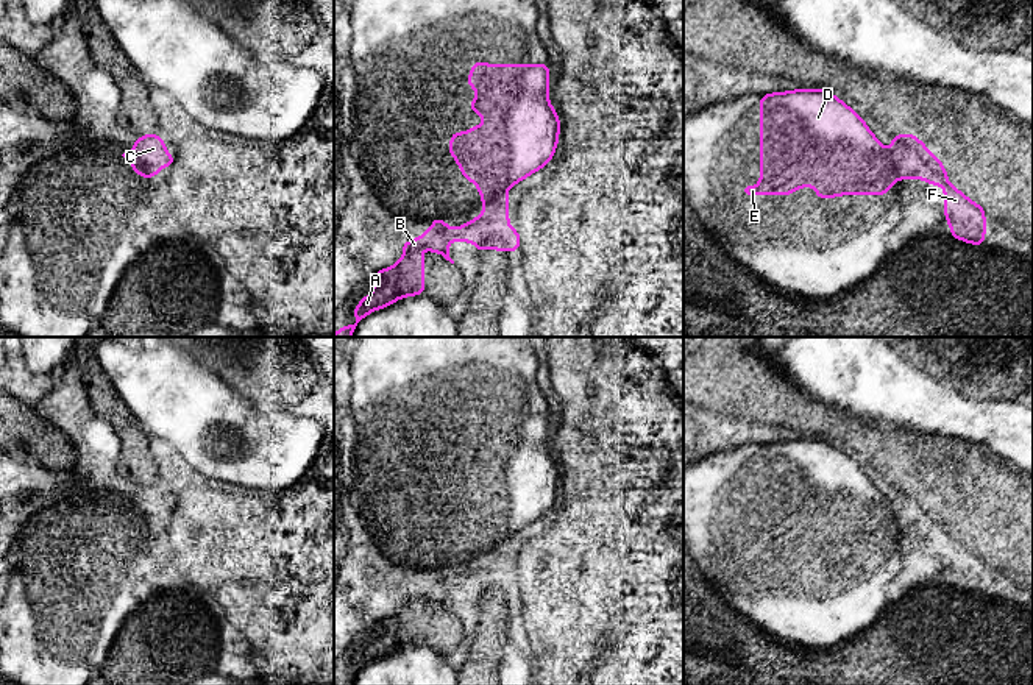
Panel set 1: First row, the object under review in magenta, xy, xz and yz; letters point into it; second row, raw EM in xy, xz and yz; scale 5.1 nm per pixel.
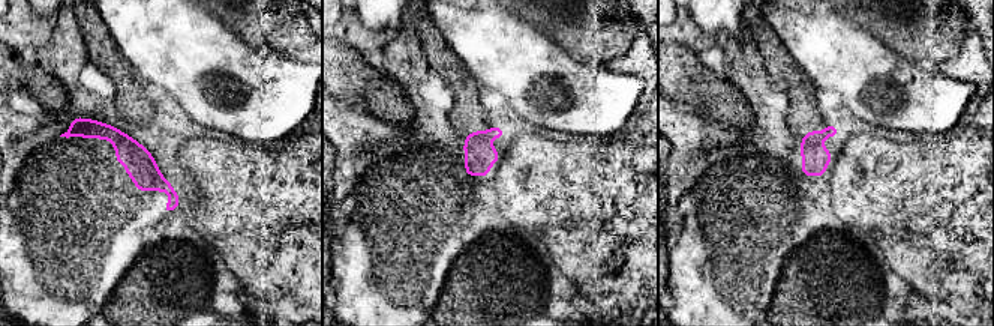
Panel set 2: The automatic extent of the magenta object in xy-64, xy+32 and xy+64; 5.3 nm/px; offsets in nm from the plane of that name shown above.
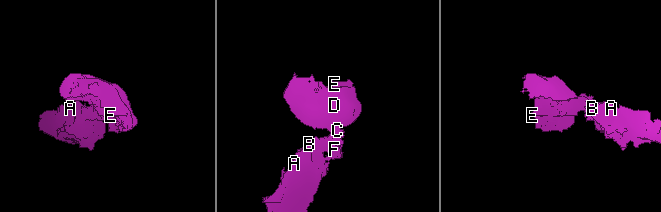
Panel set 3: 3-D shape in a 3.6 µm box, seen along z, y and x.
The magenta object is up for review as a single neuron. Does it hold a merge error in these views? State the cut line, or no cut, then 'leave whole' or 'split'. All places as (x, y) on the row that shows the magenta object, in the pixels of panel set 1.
cut in yz along (888, 152), (894, 175); split

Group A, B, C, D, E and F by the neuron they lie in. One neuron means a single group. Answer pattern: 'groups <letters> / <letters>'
groups A B C F / D E

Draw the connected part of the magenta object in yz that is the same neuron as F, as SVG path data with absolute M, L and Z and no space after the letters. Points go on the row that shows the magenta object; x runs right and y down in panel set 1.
M911 133L897 134L891 139L889 154L896 179L927 179L930 186L944 187L944 217L953 239L985 245L985 209L950 184L944 164L921 139Z

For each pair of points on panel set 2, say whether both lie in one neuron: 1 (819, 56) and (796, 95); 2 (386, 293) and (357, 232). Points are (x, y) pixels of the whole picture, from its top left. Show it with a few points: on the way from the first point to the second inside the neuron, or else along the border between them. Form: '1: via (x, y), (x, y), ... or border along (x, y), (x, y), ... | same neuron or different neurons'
1: border along (786, 48), (814, 83) | different neurons
2: via (386, 278), (386, 260), (372, 247) | same neuron

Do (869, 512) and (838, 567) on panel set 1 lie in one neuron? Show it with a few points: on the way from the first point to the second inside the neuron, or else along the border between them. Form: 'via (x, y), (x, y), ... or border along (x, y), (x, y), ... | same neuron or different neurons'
via (855, 526), (849, 532), (849, 553) | same neuron

